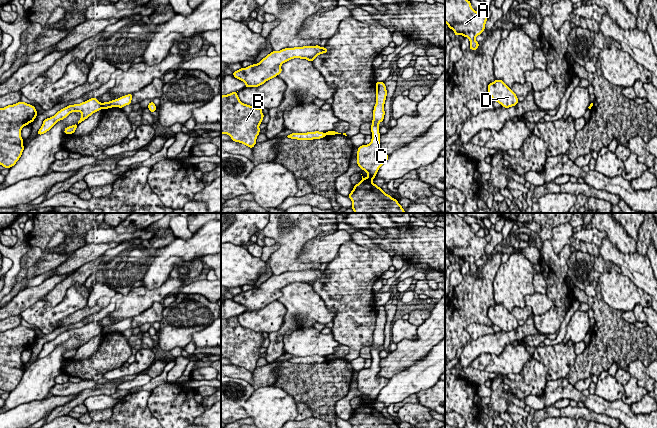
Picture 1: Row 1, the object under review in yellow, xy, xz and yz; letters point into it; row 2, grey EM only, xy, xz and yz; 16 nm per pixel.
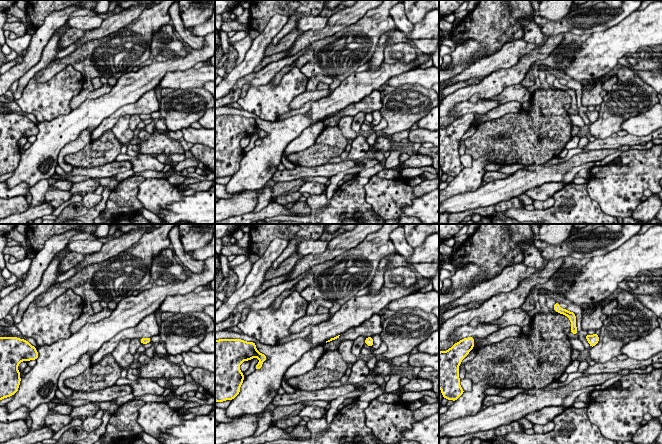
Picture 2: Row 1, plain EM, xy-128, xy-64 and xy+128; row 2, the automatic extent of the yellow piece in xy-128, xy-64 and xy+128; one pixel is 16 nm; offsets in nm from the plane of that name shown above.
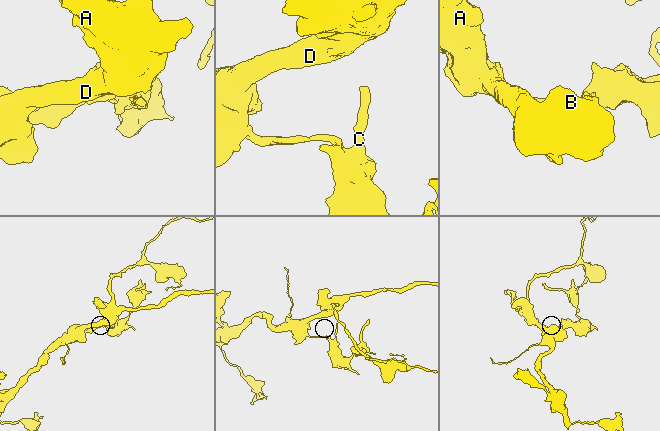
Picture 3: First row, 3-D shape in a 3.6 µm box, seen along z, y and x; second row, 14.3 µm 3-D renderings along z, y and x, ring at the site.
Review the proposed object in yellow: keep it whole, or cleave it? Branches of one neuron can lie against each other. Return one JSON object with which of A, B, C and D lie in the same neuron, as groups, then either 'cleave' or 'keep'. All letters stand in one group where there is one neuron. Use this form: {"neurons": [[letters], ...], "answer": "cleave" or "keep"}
{"neurons": [["A", "B", "D"], ["C"]], "answer": "cleave"}

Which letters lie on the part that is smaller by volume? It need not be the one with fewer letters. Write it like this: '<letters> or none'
C

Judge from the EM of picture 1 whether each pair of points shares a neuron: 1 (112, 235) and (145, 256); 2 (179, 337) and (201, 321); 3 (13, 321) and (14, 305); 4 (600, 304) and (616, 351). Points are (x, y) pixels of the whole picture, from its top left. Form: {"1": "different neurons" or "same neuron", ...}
{"1": "different neurons", "2": "same neuron", "3": "different neurons", "4": "same neuron"}

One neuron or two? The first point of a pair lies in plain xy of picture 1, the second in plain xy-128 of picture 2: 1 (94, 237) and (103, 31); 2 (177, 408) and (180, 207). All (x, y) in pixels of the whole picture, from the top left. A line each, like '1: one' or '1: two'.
1: two
2: two

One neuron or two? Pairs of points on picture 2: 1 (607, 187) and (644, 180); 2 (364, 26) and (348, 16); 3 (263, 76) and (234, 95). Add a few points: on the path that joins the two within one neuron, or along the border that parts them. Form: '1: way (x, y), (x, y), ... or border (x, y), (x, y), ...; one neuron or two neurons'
1: way (616, 187), (624, 180), (635, 180); one neuron
2: border (369, 10), (354, 24); two neurons
3: way (255, 79), (246, 79), (238, 87); one neuron

